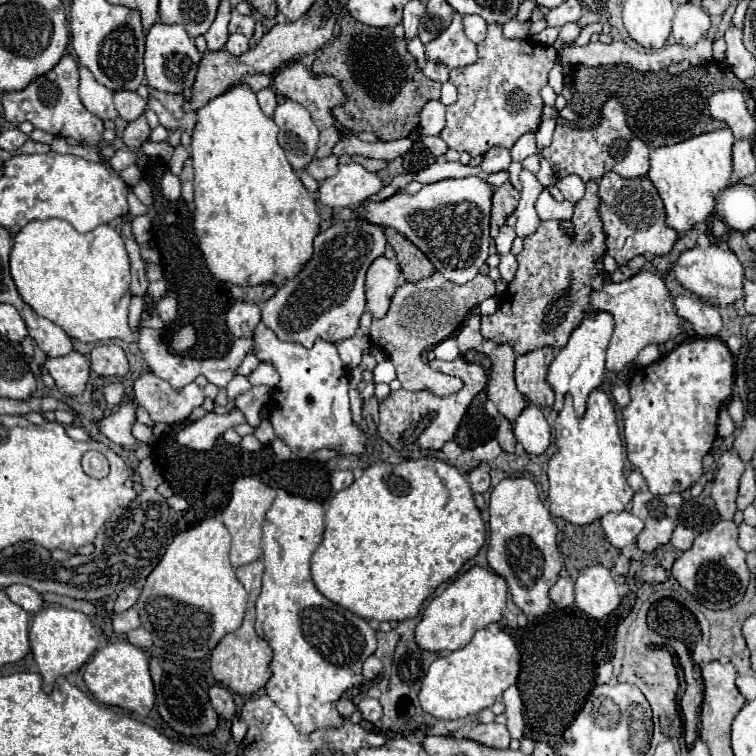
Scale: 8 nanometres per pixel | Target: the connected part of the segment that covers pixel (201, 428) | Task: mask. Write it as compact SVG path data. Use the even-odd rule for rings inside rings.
M236 406L228 414L210 412L204 418L184 426L178 432L178 442L186 448L206 452L206 450L212 450L212 446L220 434L224 434L228 428L232 428L236 424L244 424L244 422L246 422L246 418Z

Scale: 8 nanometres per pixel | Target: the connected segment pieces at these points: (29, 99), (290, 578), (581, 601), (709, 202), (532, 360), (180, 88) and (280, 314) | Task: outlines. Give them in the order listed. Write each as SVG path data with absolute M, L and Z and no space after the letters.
M70 54L62 56L62 60L46 74L30 82L24 90L20 92L4 92L2 96L2 106L4 106L4 116L8 122L14 126L22 122L32 122L36 128L50 132L54 136L64 136L64 138L74 138L80 144L98 144L104 132L104 122L90 114L78 96L78 60Z
M278 488L278 494L266 512L262 526L262 560L264 578L262 592L256 600L256 628L262 630L266 642L274 650L272 676L266 684L266 694L284 710L298 732L314 732L318 728L336 728L344 718L336 712L336 700L350 688L362 684L362 662L376 650L376 634L370 624L324 598L310 576L310 558L324 534L324 506L316 500L288 494Z
M602 564L582 568L576 578L576 606L590 618L606 618L620 604L620 594L610 570Z
M722 128L722 130L694 136L690 140L672 146L660 146L650 152L648 178L656 186L666 206L666 218L670 228L676 228L680 234L684 234L694 224L706 220L712 214L716 196L726 186L730 186L732 144L734 144L732 130Z
M543 347L516 358L516 386L524 398L540 408L554 404L554 390L546 382L548 367L554 359L552 348Z
M156 22L148 36L146 36L146 52L144 52L144 66L146 66L146 80L150 88L180 94L190 92L192 80L196 76L196 68L200 62L200 52L194 46L194 40L186 34L186 30L178 24L168 26L162 22Z
M364 218L338 220L328 230L314 238L314 254L304 268L278 288L278 292L264 302L262 322L280 336L280 340L298 342L310 348L316 338L340 342L352 338L358 330L360 316L366 308L364 276L374 258L382 256L386 248L384 226L372 224Z

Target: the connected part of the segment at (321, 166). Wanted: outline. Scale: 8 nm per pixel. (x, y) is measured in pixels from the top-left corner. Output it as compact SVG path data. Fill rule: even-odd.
M328 156L328 158L324 158L324 160L314 158L314 160L308 164L306 172L308 172L314 180L322 182L322 180L326 180L326 178L330 178L330 176L334 176L334 174L338 172L338 158L336 158L336 156Z

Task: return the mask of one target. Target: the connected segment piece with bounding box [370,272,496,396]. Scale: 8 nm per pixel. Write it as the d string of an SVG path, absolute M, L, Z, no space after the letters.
M440 272L416 284L406 282L396 290L388 314L380 320L372 320L370 340L372 344L384 348L390 354L390 360L396 366L398 380L402 382L402 388L428 390L436 396L450 396L462 388L462 381L457 377L430 370L424 360L424 352L442 342L444 338L452 336L454 330L458 330L458 326L466 318L466 314L472 310L472 306L480 304L482 300L494 294L496 282L484 274L478 274L464 286L446 280Z

